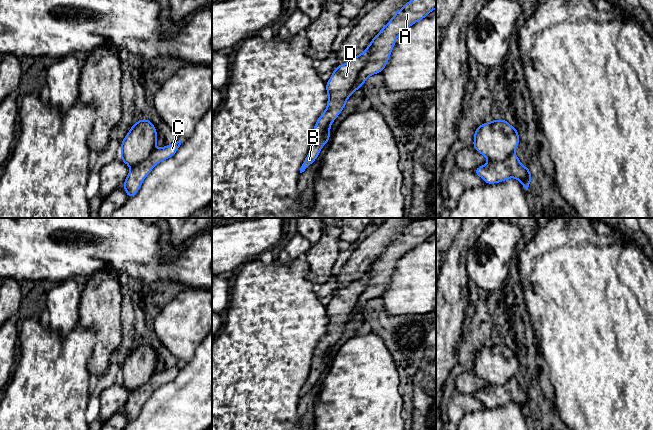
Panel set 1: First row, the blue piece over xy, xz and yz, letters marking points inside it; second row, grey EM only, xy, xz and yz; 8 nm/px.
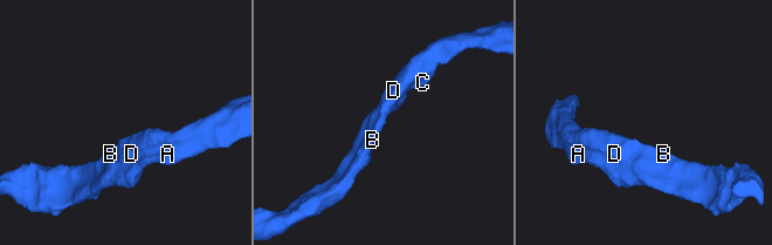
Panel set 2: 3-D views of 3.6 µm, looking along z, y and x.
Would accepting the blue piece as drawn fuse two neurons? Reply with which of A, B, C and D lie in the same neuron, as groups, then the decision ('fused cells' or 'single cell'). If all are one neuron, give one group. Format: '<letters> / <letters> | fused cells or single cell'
A B C D | single cell

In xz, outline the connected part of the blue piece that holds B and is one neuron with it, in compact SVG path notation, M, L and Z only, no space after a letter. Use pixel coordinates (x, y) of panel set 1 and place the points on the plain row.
M436 218L414 221L394 238L361 278L335 292L326 306L327 331L314 349L311 372L300 397L317 383L322 371L328 367L331 348L346 330L348 322L365 308L369 300L384 294L398 260L434 233Z

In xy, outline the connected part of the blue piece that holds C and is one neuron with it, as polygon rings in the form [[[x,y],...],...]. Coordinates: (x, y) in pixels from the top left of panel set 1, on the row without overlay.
[[[140,343],[132,349],[129,356],[121,366],[121,380],[120,383],[128,390],[130,395],[123,407],[123,412],[126,415],[127,421],[130,422],[137,418],[141,408],[153,392],[160,386],[172,381],[179,373],[182,364],[156,373],[157,354],[153,347],[148,343]]]

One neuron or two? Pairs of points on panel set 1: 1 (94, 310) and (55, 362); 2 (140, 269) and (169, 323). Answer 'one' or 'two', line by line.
1: two
2: two

